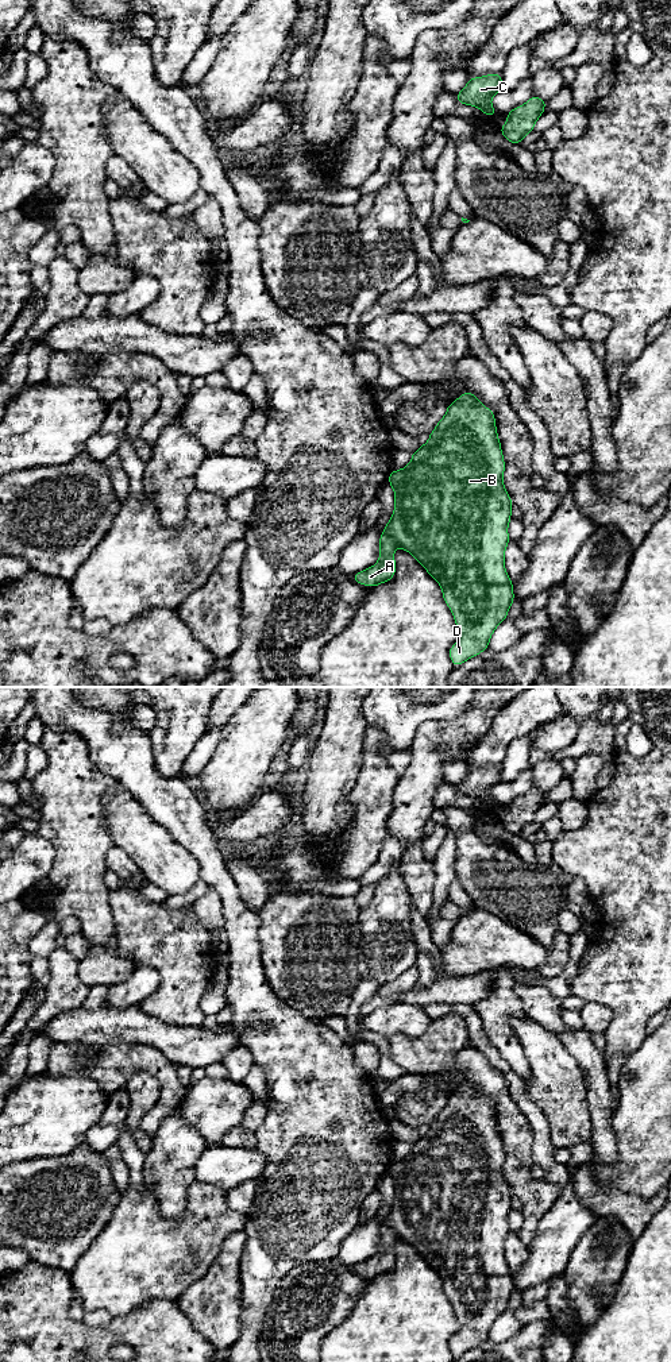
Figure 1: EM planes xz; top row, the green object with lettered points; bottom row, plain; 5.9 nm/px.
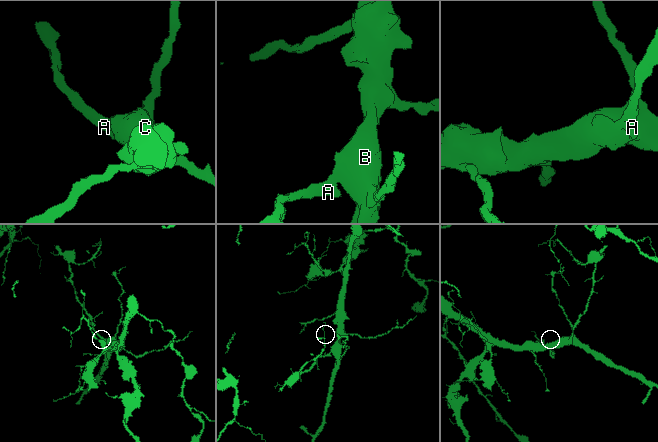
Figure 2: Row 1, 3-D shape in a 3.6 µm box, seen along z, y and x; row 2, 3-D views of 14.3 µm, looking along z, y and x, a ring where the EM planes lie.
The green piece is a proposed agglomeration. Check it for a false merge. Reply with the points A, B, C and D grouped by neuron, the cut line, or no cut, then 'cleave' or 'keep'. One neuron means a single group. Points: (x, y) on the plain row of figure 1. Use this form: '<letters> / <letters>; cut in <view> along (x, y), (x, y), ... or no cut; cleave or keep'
A / B C D; cut in xz along (384, 1222), (398, 1237); cleave

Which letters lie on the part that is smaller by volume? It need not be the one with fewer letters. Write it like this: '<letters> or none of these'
A

